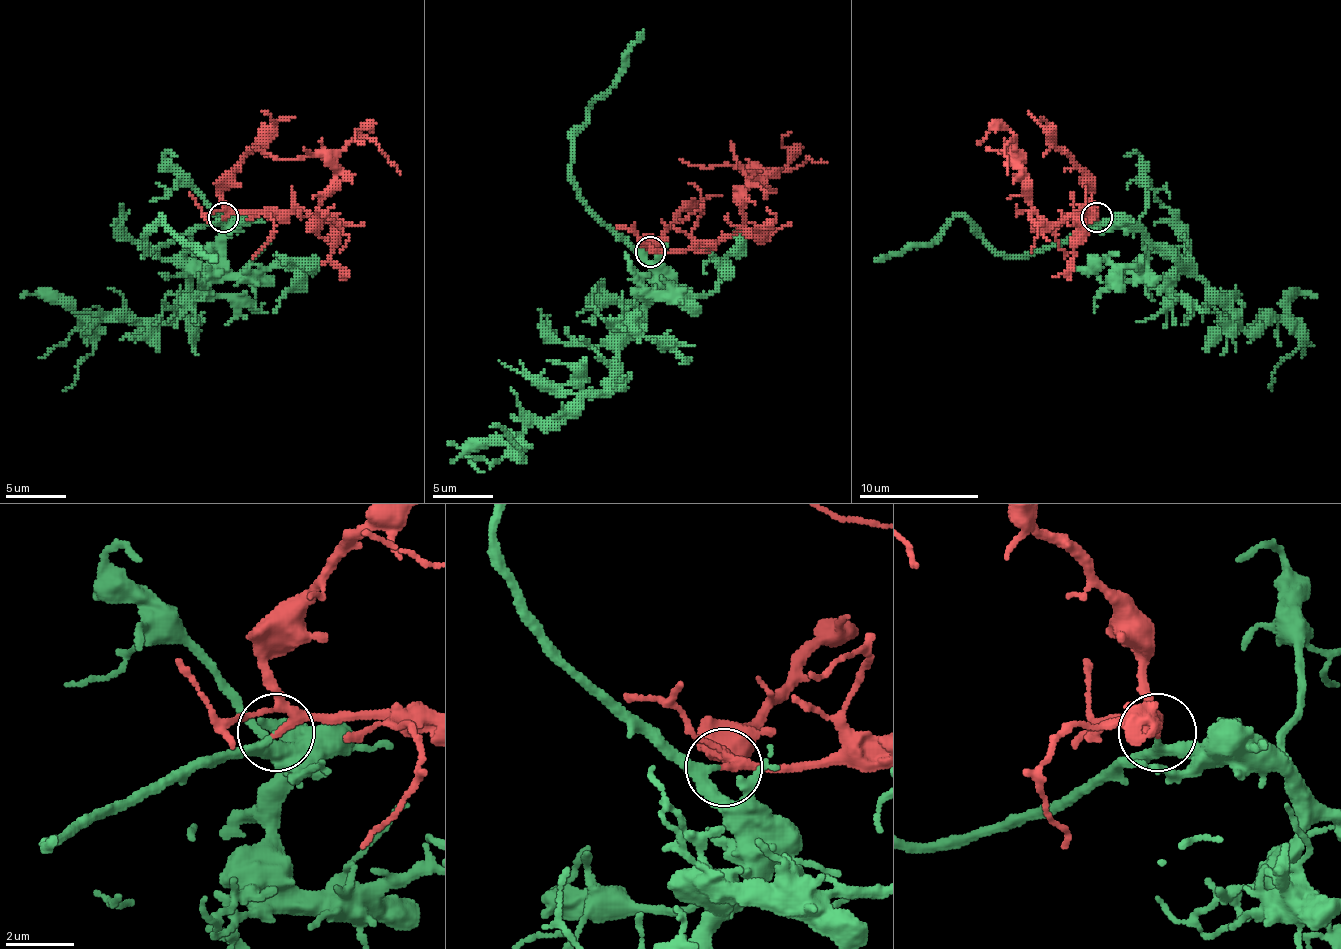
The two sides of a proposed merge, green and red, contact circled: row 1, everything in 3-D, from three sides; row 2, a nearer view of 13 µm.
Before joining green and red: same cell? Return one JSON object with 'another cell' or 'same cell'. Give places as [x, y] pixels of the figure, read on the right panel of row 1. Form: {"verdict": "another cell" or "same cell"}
{"verdict": "same cell"}

